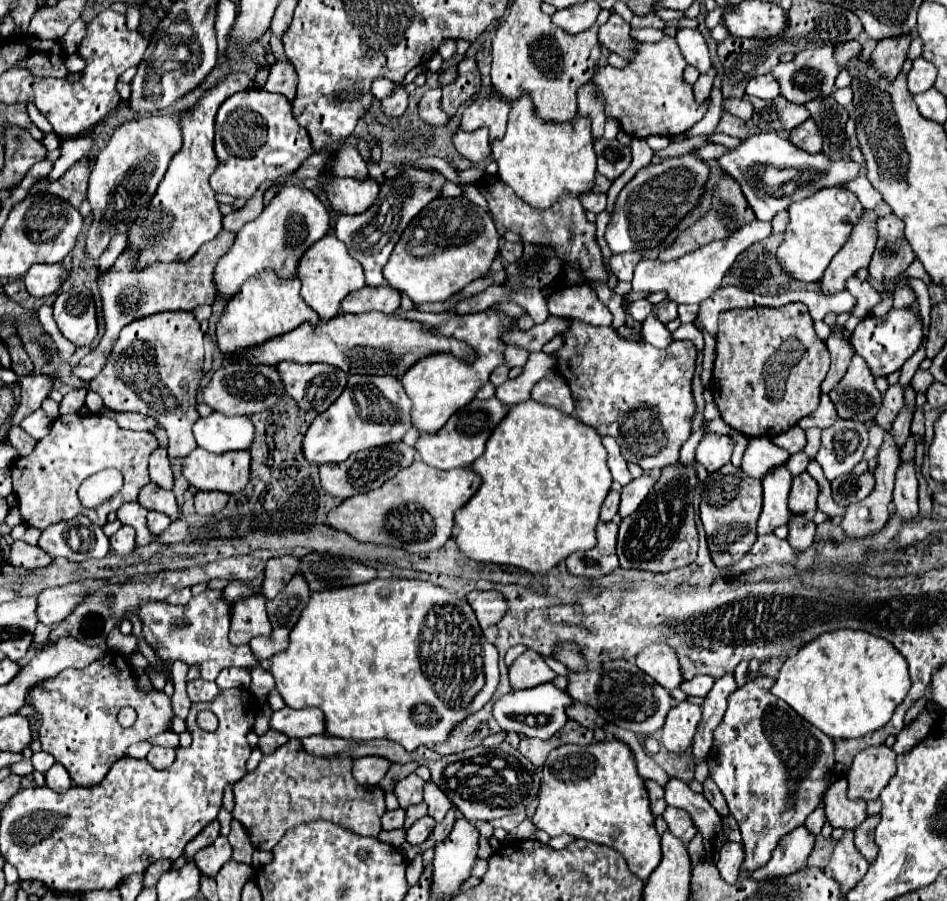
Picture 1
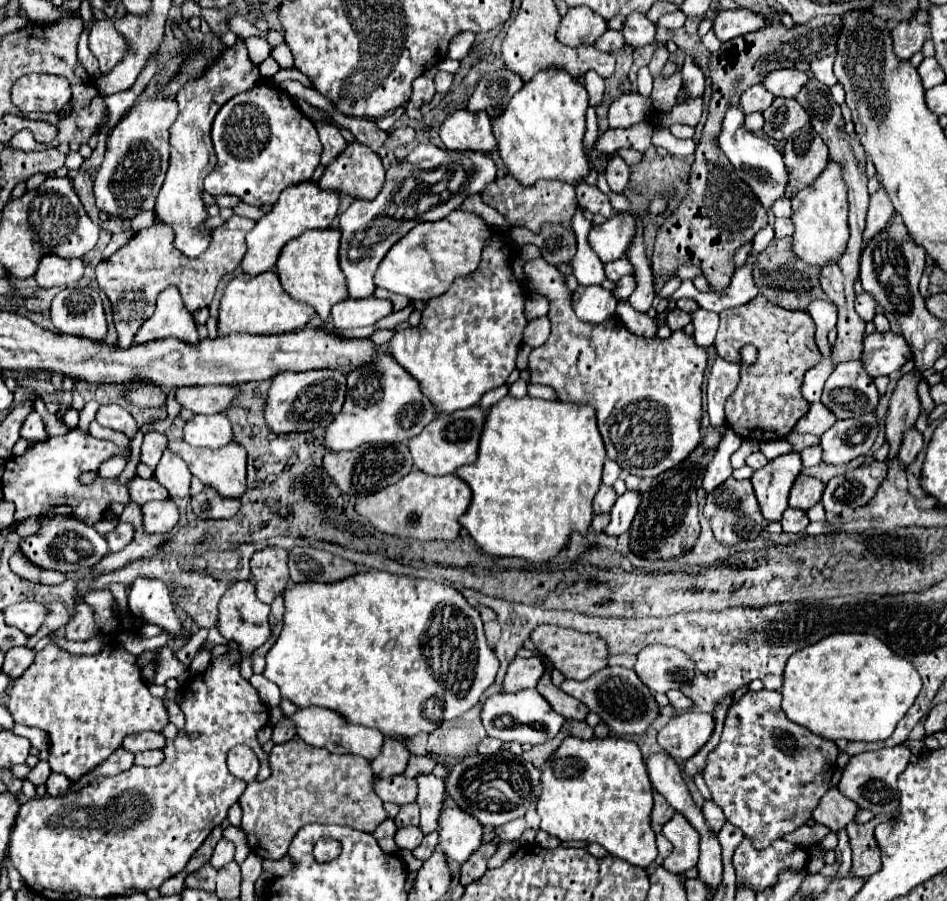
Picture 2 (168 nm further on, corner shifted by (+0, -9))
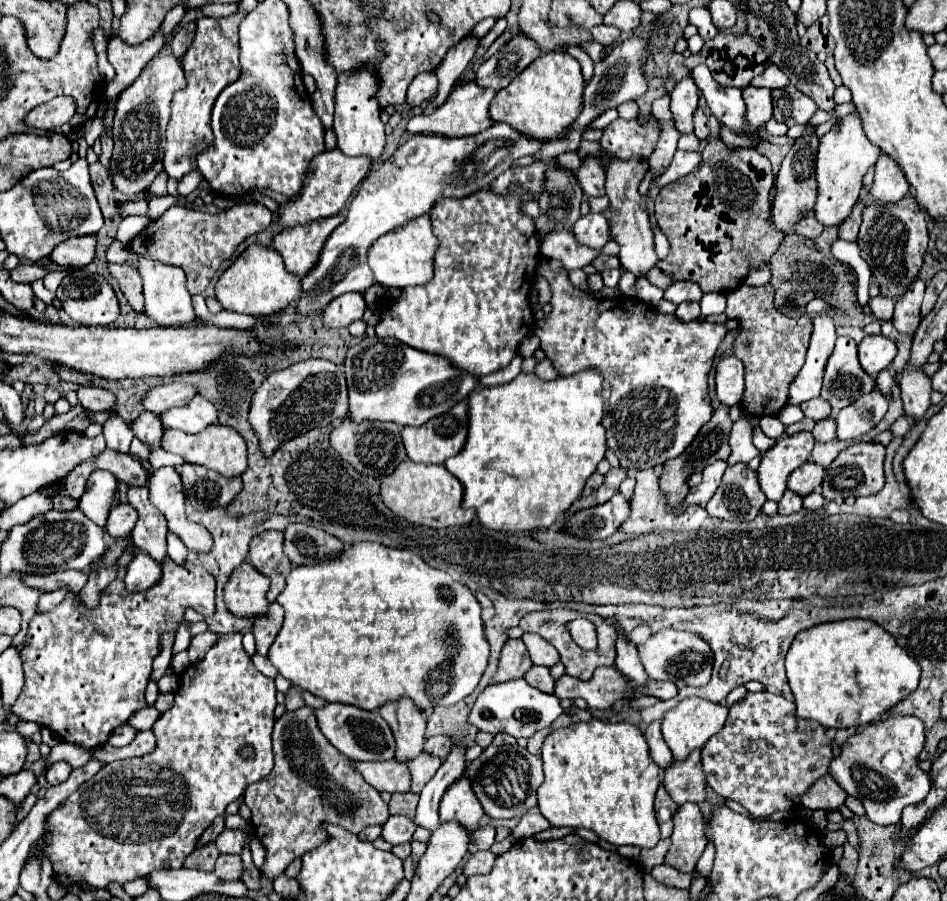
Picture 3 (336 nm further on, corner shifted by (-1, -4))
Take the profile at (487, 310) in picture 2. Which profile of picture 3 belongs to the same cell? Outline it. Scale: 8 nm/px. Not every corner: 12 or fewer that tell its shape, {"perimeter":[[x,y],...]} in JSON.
{"perimeter":[[483,190],[439,200],[435,276],[377,338],[483,378],[531,334],[533,220]]}

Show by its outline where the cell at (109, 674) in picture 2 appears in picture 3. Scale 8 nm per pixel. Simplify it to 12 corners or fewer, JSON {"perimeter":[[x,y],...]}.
{"perimeter":[[167,558],[151,592],[37,614],[11,714],[89,752],[149,706],[165,630],[215,578]]}

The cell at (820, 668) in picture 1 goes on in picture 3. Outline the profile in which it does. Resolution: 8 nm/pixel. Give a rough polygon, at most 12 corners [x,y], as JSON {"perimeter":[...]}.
{"perimeter":[[871,620],[799,632],[785,658],[797,718],[863,726],[919,686]]}

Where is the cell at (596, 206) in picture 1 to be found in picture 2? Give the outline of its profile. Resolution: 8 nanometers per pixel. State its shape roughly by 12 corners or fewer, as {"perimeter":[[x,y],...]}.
{"perimeter":[[584,181],[576,197],[586,211],[610,217],[614,213],[608,195]]}

